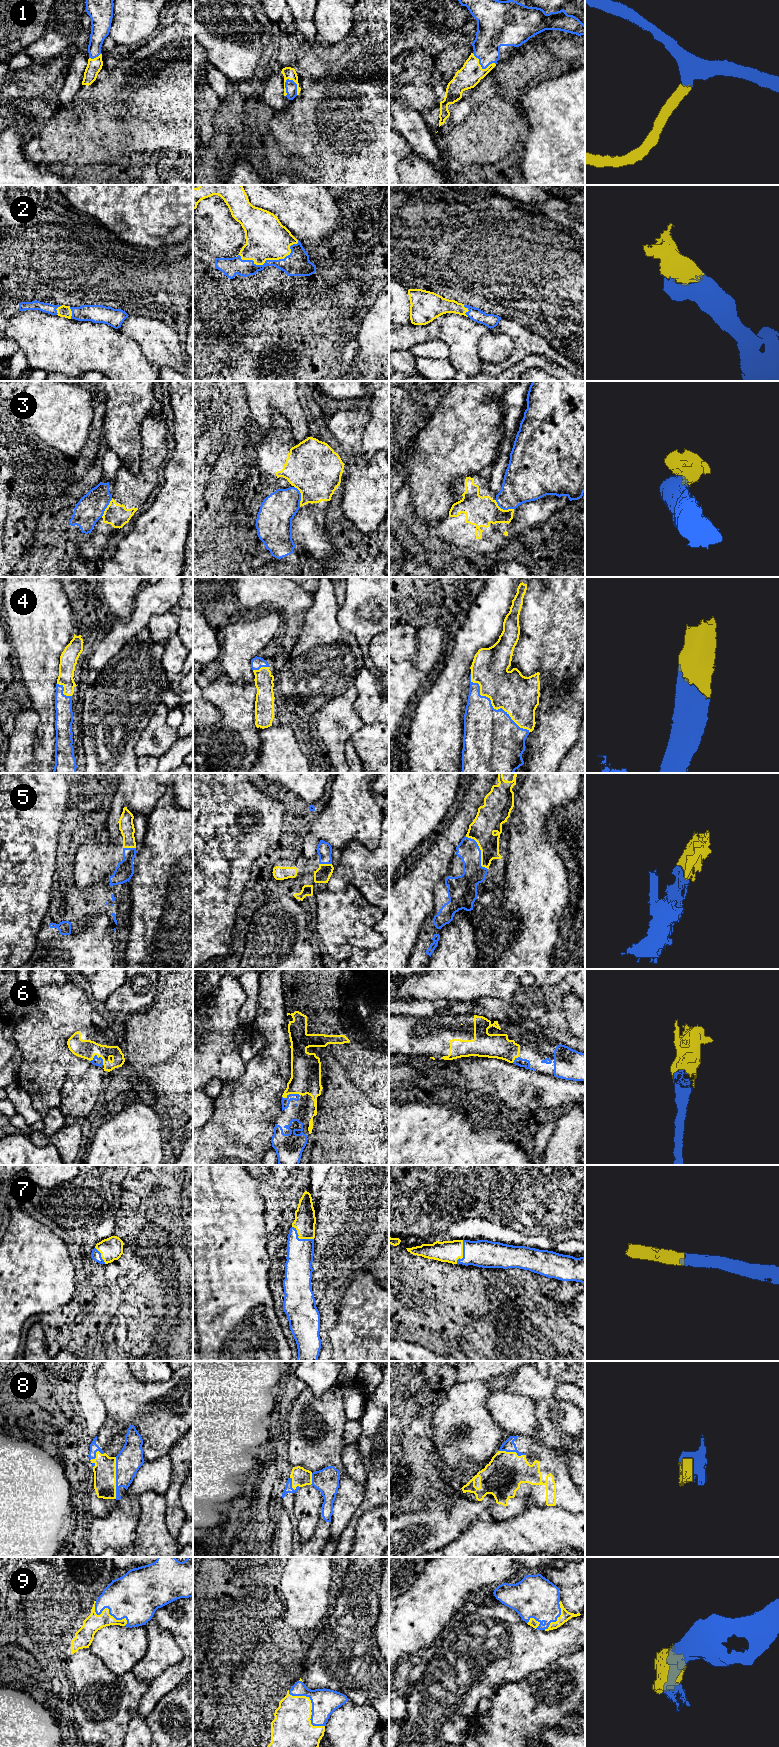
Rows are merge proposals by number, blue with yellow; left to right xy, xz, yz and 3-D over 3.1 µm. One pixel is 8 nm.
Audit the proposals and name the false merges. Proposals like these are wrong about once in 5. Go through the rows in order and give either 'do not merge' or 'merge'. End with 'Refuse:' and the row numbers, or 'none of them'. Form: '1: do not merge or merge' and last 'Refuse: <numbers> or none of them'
1: merge
2: merge
3: do not merge
4: merge
5: merge
6: merge
7: merge
8: merge
9: merge
Refuse: 3

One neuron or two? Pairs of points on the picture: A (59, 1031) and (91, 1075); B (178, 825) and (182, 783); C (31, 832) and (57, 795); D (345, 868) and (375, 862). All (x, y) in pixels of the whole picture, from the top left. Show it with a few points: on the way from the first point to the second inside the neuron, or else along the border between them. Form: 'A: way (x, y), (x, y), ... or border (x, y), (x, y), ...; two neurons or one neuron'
A: border (92, 1064), (79, 1077), (66, 1080); two neurons
B: border (167, 787), (172, 788), (172, 798), (182, 809); two neurons
C: way (31, 823), (48, 804); one neuron
D: way (352, 868), (368, 868); one neuron

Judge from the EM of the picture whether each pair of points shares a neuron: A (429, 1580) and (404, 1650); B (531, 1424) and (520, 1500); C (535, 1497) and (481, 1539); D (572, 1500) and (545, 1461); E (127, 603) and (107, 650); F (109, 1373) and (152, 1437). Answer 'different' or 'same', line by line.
A: same
B: different
C: different
D: same
E: different
F: same

